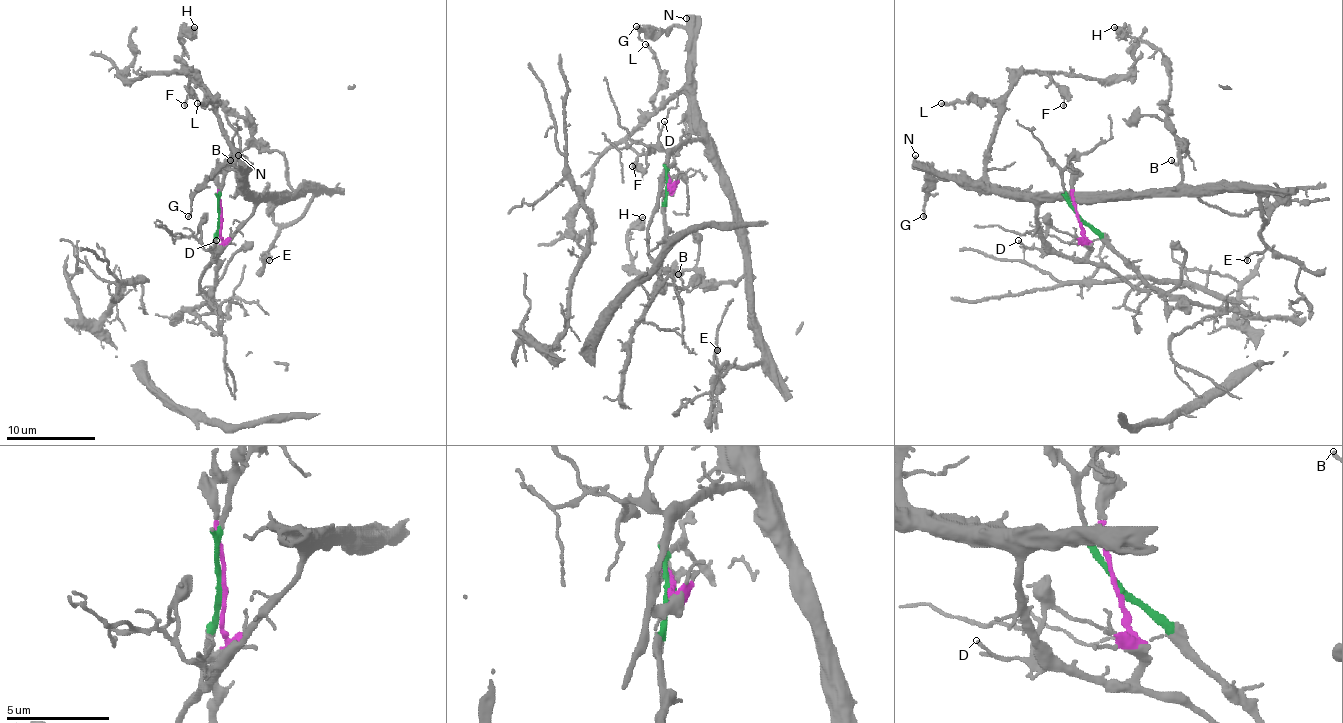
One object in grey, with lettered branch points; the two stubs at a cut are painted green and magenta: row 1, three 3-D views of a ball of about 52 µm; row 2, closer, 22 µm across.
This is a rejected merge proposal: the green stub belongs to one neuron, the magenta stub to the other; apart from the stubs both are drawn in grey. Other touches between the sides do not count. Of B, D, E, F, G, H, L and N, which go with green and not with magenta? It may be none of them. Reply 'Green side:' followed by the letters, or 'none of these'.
Green side: none of these

